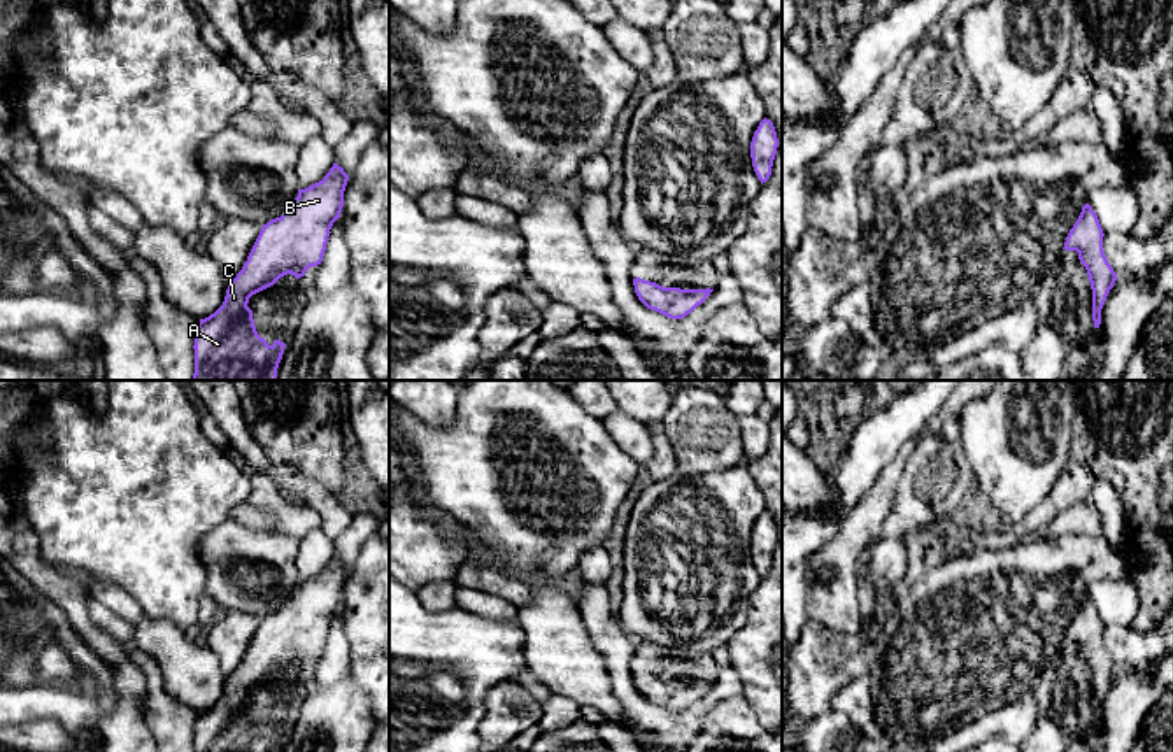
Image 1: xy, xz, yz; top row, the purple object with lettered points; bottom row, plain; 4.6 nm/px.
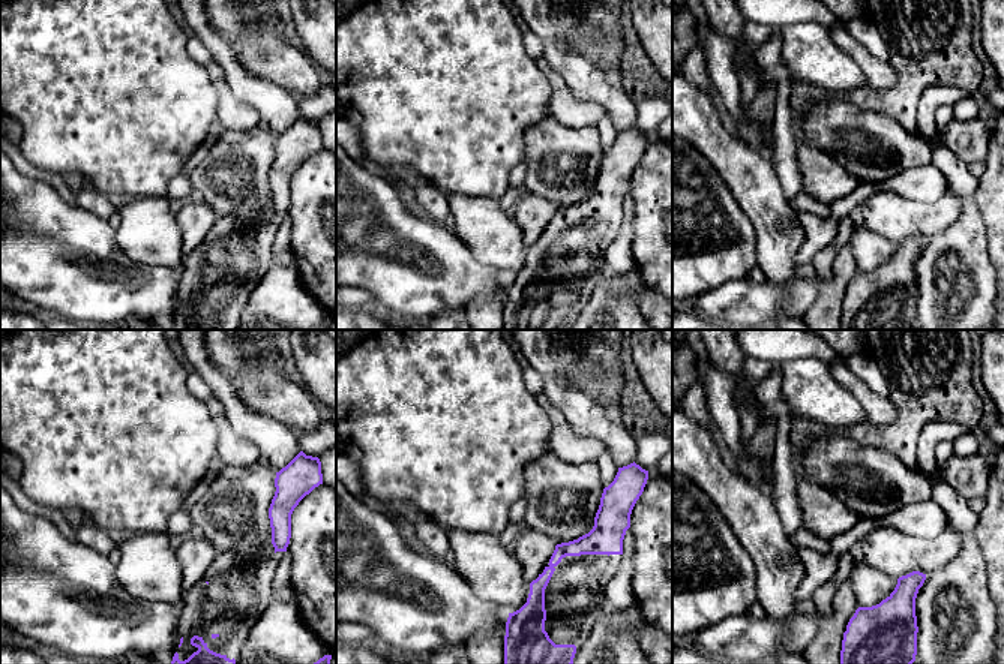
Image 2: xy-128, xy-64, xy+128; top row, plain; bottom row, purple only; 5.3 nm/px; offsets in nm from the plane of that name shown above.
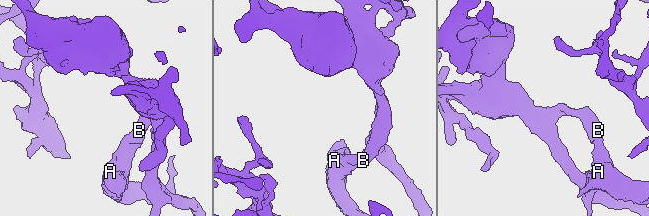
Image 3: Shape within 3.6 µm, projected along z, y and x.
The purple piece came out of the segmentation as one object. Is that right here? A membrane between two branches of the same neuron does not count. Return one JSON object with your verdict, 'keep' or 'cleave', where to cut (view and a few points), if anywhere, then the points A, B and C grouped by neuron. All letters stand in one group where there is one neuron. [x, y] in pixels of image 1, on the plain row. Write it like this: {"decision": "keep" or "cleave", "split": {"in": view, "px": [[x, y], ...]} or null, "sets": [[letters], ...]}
{"decision": "keep", "split": null, "sets": [["A", "B", "C"]]}

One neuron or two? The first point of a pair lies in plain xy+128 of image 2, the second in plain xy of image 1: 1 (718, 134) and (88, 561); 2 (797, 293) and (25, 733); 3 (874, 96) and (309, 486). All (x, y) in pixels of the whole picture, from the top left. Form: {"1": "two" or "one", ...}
{"1": "two", "2": "one", "3": "two"}

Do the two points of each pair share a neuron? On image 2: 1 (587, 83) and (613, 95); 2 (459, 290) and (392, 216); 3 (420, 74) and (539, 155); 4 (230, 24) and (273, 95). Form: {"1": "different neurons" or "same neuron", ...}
{"1": "same neuron", "2": "same neuron", "3": "different neurons", "4": "different neurons"}

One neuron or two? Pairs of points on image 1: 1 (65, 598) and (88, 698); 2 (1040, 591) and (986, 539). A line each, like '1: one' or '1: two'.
1: two
2: two

